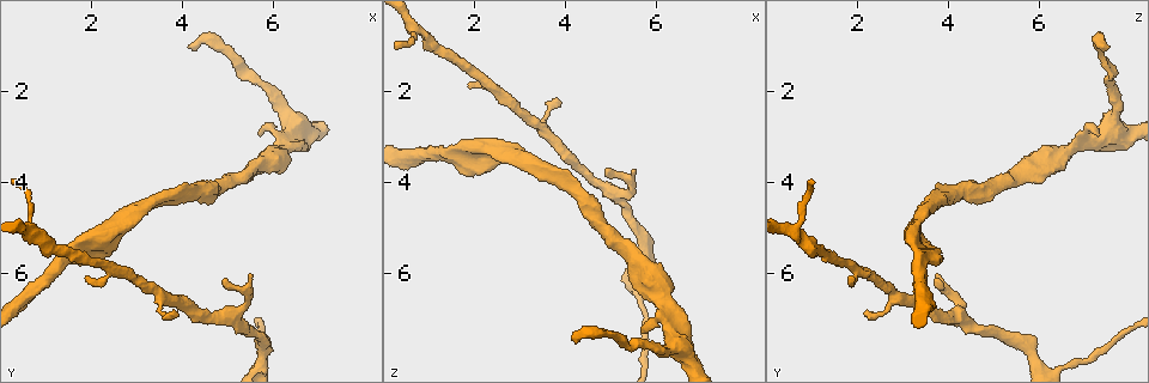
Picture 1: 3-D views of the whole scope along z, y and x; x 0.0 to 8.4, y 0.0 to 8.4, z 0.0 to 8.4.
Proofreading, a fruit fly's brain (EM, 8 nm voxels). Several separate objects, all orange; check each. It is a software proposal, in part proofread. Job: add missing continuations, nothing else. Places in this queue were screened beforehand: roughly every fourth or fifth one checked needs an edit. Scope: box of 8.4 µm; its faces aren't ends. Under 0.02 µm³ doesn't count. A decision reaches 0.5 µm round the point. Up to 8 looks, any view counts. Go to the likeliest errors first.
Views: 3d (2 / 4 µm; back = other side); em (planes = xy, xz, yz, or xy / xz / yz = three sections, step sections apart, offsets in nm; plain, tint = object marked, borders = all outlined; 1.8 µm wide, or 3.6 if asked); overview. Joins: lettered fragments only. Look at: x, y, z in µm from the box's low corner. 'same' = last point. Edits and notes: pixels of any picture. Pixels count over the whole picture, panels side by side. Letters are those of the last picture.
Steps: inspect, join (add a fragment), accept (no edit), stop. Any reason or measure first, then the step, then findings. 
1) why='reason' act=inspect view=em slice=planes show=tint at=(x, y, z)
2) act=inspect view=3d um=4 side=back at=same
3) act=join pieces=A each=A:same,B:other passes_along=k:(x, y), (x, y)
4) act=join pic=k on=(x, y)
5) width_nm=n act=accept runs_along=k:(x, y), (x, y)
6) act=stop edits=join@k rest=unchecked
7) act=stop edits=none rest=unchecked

why='free end' act=inspect view=em slice=planes show=borders at=(5.75, 2.90, 7.30)

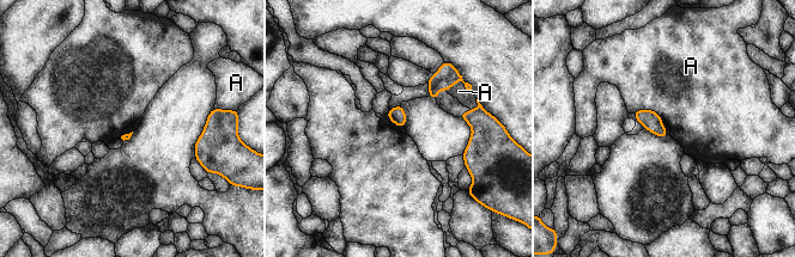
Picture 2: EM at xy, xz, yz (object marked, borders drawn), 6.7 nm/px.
longest_contact=A:180nm act=accept each=A:other border=2:(447, 90), (461, 81), (472, 93) found='none of them fits'

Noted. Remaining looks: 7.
why='an open end' act=inspect view=3d um=2 at=(4.25, 1.05, 7.50)

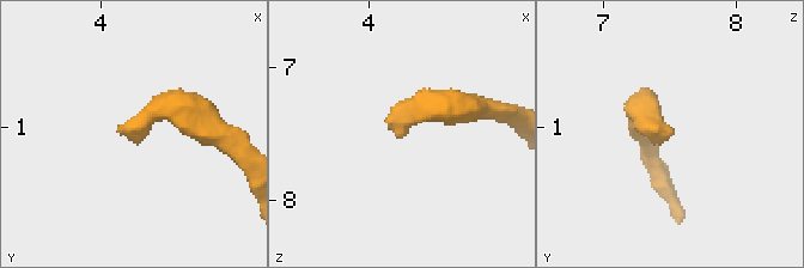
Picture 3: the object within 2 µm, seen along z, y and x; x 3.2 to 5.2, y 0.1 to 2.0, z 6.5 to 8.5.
why='need the tissue' act=inspect view=em slice=planes show=borders at=(4.20, 1.08, 7.52)

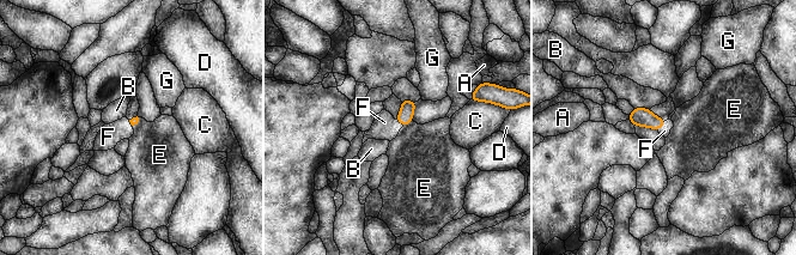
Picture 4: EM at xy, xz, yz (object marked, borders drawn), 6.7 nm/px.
longest_contact=B:110nm act=join pieces=F each=A:other,B:other,C:other,D:other,E:other,F:same,G:other passes_along=4:(639, 116), (662, 126), (664, 131) found='the neuron continues'

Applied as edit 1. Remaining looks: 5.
why='branch stops here' act=inspect view=em slice=planes show=borders at=(2.20, 5.50, 3.80)

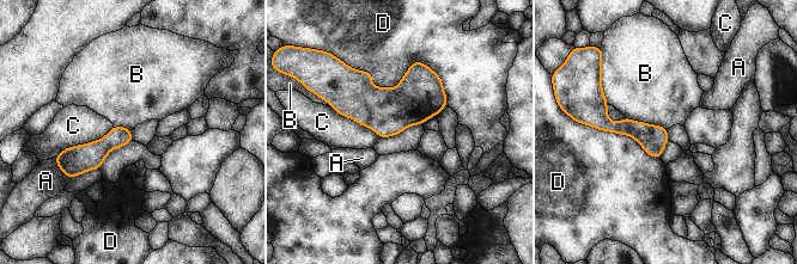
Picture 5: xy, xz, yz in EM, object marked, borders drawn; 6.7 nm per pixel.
act=accept each=A:other,B:other,C:other,D:other runs_along=5:(597, 120), (634, 129), (658, 154) found='none of them fits'

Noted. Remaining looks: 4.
act=stop edits=join@4 rest=unchecked

